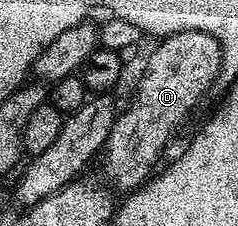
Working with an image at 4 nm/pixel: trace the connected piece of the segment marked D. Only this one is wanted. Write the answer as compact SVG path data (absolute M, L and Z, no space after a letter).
M180 31L171 37L164 37L158 41L156 51L148 62L146 73L136 81L138 90L134 93L134 102L127 109L123 108L114 120L112 131L106 140L106 146L100 154L102 173L105 184L111 190L119 189L122 195L129 194L140 185L146 184L155 172L158 160L170 141L170 136L186 121L186 116L198 105L198 100L209 94L210 88L218 80L218 72L222 66L222 48L211 33L204 31Z

